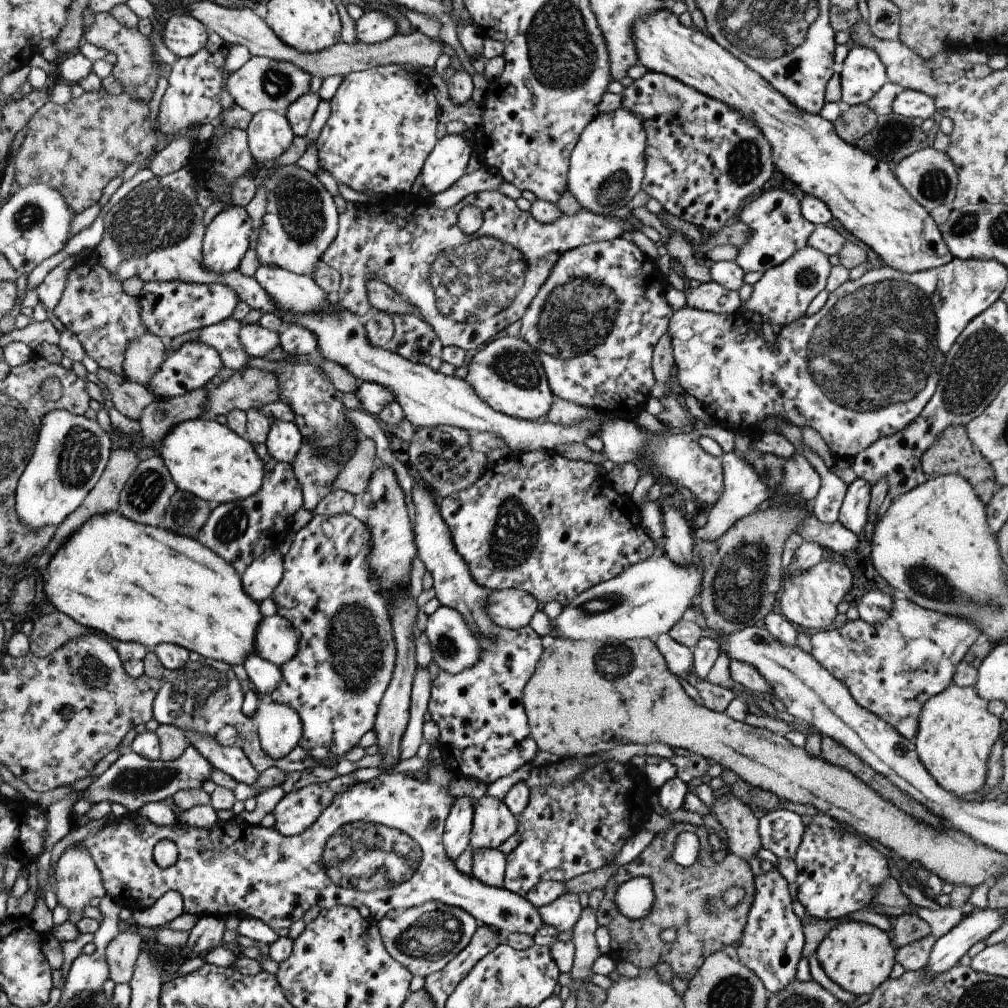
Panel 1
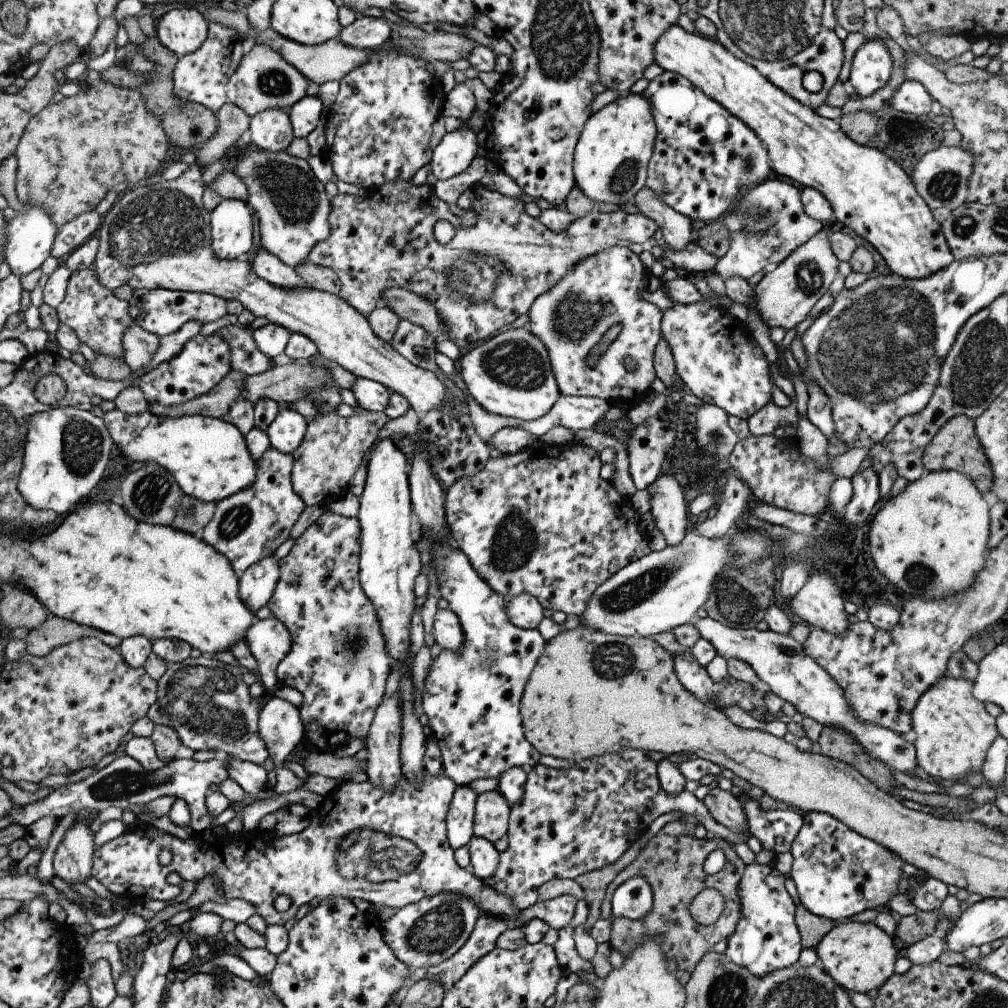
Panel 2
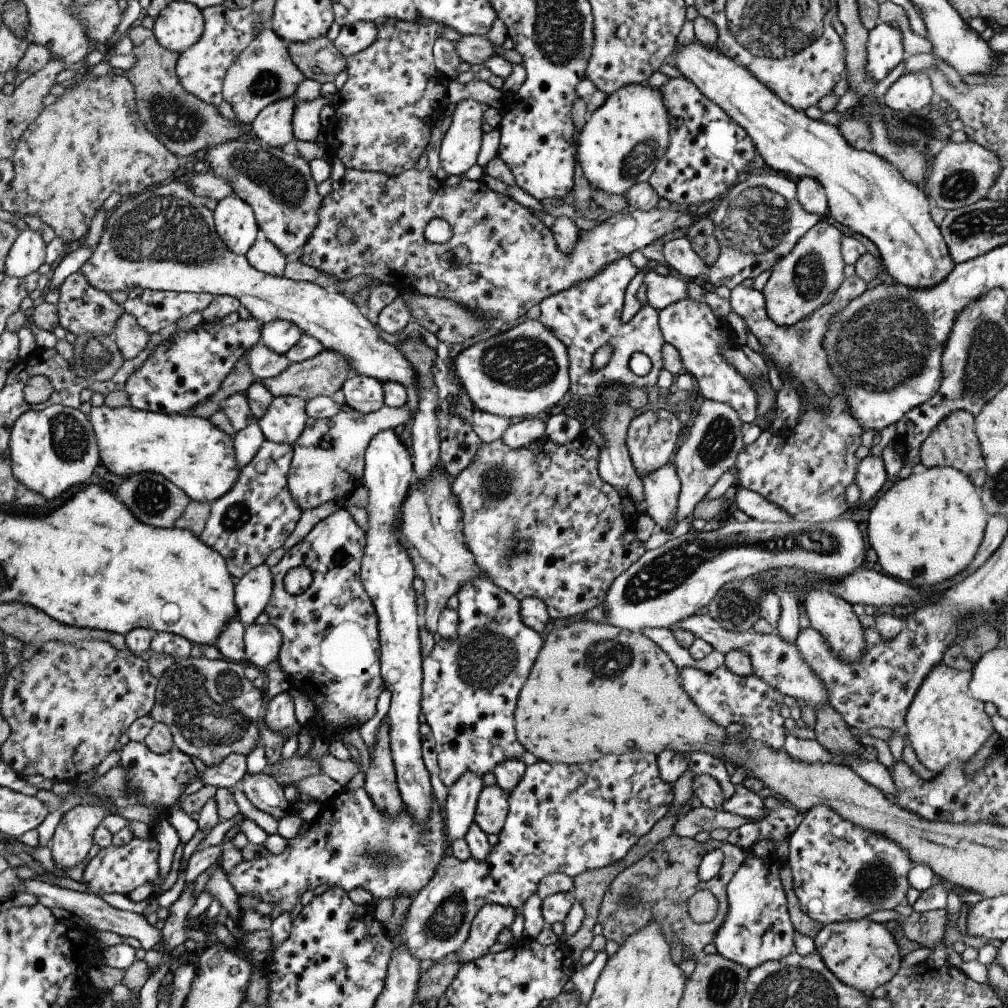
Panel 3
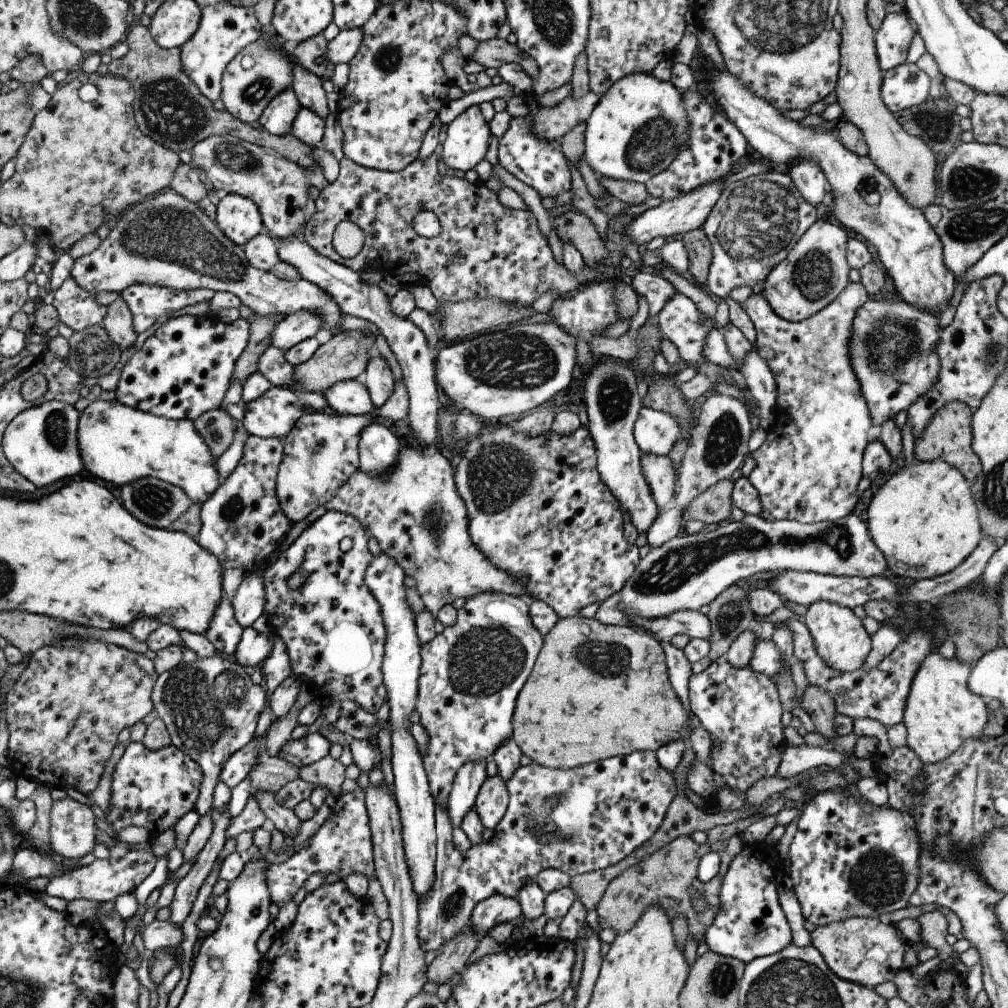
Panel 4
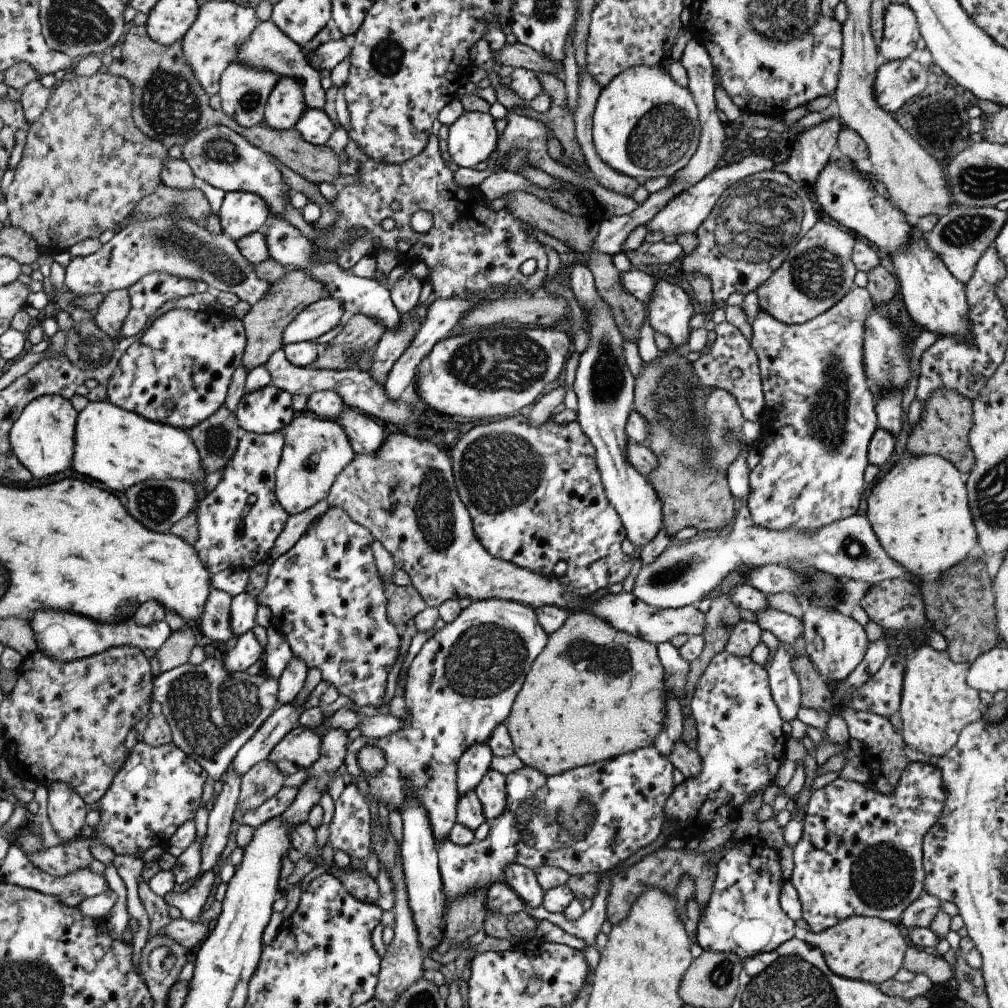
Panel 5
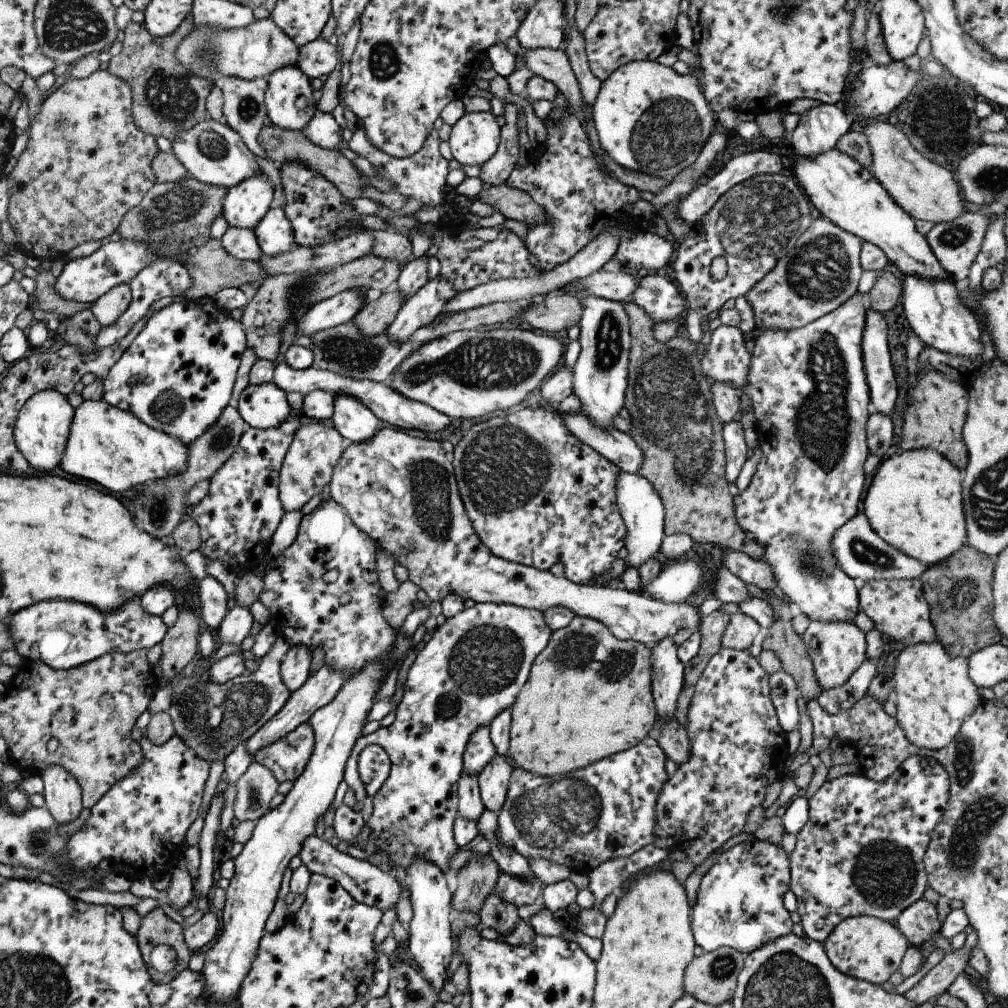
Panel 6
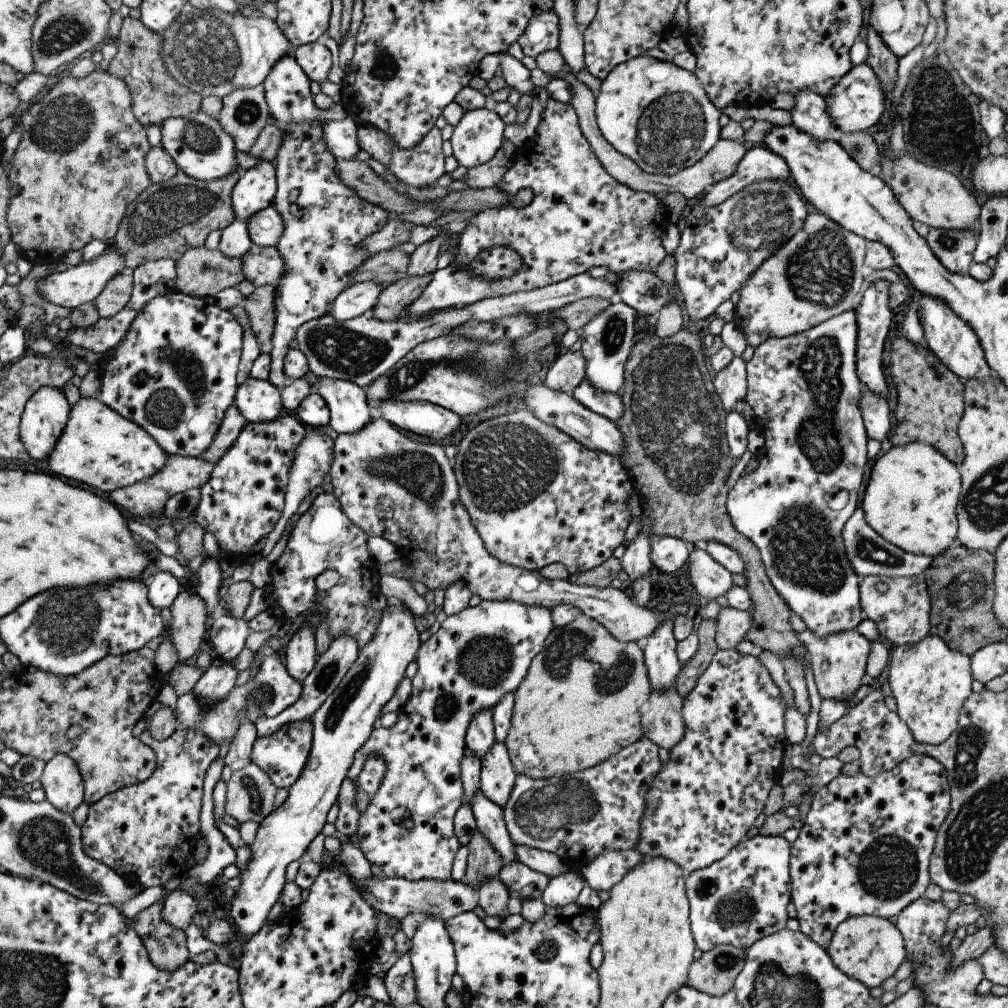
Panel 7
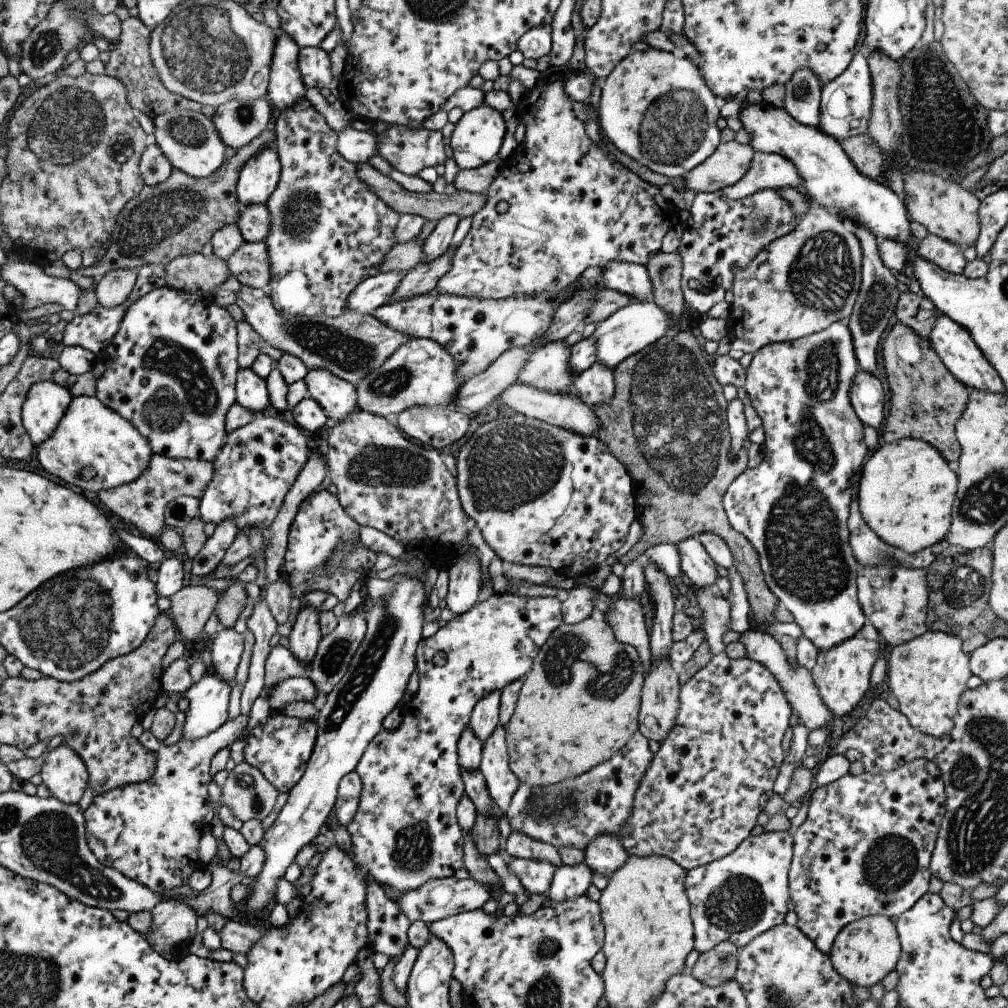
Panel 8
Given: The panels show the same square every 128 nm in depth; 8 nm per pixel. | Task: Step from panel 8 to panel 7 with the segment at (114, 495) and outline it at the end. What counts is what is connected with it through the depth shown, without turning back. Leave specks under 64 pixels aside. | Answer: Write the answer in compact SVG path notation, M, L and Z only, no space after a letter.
M170 455L158 472L154 472L152 476L148 476L136 484L113 490L109 493L108 500L117 505L128 518L155 525L155 521L163 519L166 501L171 496L193 488L201 489L210 480L213 468L214 464L204 458Z

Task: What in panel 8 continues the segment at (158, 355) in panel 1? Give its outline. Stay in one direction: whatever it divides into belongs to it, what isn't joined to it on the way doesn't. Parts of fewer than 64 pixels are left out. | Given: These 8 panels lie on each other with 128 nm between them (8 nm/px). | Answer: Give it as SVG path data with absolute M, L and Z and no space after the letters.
M118 269L108 272L94 288L99 304L108 308L122 304L130 296L137 276L136 269Z

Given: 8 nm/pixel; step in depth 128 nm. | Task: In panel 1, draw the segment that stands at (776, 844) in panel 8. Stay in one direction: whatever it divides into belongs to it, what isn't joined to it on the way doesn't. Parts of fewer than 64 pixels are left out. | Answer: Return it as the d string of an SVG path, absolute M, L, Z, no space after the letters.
M774 867L755 876L755 896L742 934L736 945L737 960L750 968L769 993L778 993L797 980L797 967L805 946L803 922L793 910L794 889Z

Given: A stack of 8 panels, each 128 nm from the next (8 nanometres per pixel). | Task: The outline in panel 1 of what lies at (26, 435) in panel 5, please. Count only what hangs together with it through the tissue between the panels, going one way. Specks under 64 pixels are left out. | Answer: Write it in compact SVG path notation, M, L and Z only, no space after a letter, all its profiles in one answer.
M57 409L42 418L33 454L14 492L15 512L26 532L58 527L80 507L105 470L112 443L97 421L84 415Z

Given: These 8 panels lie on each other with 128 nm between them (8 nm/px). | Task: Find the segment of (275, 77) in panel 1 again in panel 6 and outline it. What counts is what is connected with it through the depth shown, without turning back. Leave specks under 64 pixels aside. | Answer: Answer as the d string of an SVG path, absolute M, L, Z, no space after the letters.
M241 78L221 79L223 92L223 121L233 128L258 158L268 158L265 149L258 144L258 135L267 120L265 108L265 78L242 80Z

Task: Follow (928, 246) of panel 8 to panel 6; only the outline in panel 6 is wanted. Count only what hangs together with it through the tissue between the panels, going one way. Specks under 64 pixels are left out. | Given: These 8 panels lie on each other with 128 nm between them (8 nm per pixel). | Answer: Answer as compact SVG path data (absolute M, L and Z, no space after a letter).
M967 209L956 220L935 224L925 236L934 256L955 284L965 283L967 276L970 274L970 268L972 268L972 263L980 252L988 224L990 224L988 215Z

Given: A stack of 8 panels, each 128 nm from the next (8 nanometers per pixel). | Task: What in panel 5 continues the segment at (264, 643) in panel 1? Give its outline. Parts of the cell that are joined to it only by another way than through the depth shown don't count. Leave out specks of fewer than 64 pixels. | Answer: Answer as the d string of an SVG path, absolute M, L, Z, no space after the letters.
M251 630L237 638L236 646L226 651L226 658L223 661L229 672L245 672L265 652L264 645L256 639Z

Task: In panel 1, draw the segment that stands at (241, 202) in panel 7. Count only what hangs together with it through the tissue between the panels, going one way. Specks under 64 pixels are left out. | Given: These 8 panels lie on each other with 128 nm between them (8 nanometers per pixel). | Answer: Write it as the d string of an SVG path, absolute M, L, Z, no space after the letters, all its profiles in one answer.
M233 204L226 206L206 228L203 237L202 267L214 275L224 275L237 270L246 251L250 248L252 233L252 220L245 208Z

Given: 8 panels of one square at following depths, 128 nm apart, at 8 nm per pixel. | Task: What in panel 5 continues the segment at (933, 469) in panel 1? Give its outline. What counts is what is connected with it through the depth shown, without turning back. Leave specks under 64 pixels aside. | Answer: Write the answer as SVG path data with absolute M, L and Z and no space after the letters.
M937 391L922 408L920 421L912 428L905 442L907 453L913 457L942 456L960 473L969 474L975 466L975 457L969 444L973 426L973 402L955 391Z

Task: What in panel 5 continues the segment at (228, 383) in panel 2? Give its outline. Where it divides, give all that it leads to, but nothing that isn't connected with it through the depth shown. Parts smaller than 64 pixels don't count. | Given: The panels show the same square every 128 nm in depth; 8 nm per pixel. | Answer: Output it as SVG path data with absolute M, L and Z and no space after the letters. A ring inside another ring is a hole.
M289 269L289 272L279 282L272 283L268 295L261 302L252 305L251 310L242 320L247 339L242 366L249 372L254 368L266 365L276 350L284 348L283 333L286 326L301 310L322 299L322 296L329 297L329 293L323 288L323 285L310 279L300 270ZM323 290L326 292L325 294L322 294Z

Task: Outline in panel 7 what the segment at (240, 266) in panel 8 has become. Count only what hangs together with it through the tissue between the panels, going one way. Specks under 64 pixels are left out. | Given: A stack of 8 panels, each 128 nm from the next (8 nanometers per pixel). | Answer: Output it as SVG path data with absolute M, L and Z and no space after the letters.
M253 244L248 254L242 258L242 272L244 278L256 288L276 285L282 278L284 263L276 247L264 248Z

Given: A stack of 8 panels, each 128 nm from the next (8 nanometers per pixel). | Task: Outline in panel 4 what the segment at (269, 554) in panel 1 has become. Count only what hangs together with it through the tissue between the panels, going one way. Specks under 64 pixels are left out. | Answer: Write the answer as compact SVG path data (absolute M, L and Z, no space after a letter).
M247 573L236 594L231 598L234 614L243 629L252 627L264 613L264 579L258 573Z

